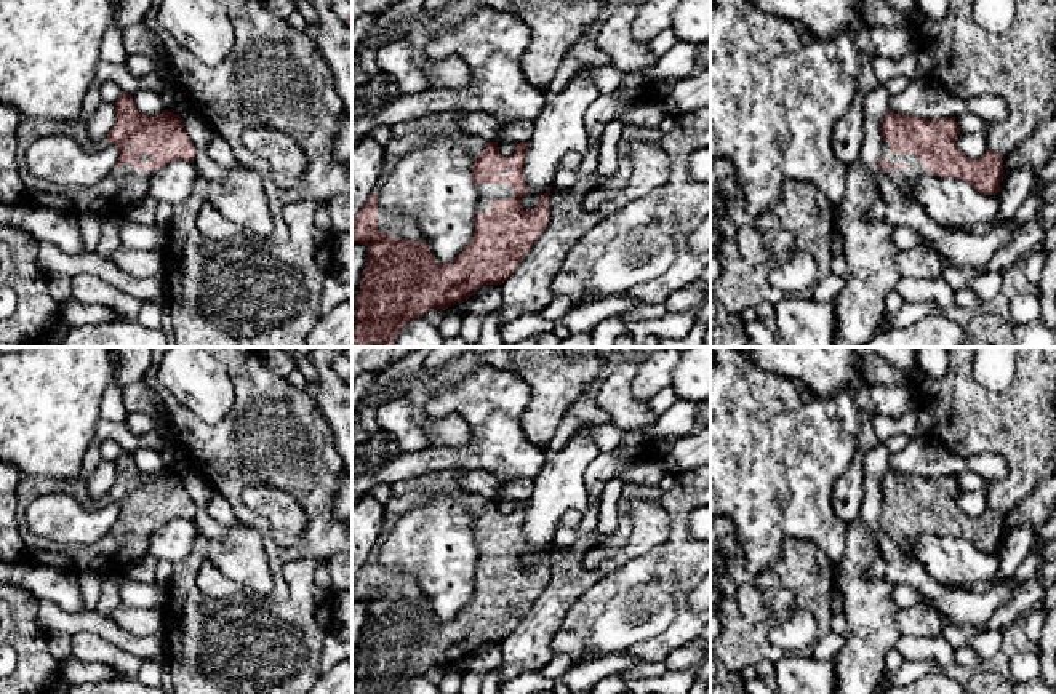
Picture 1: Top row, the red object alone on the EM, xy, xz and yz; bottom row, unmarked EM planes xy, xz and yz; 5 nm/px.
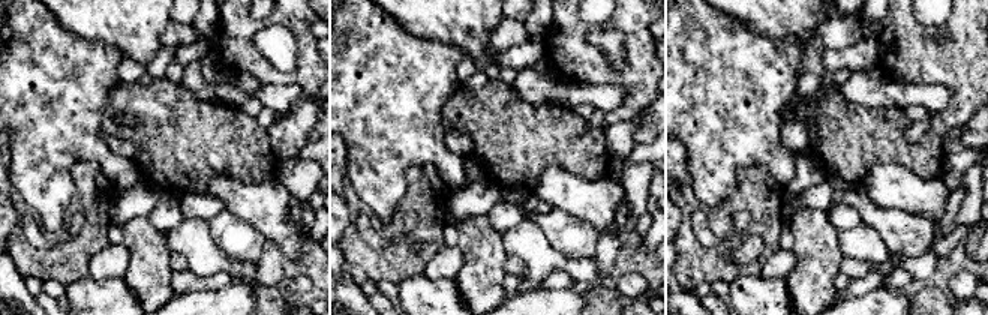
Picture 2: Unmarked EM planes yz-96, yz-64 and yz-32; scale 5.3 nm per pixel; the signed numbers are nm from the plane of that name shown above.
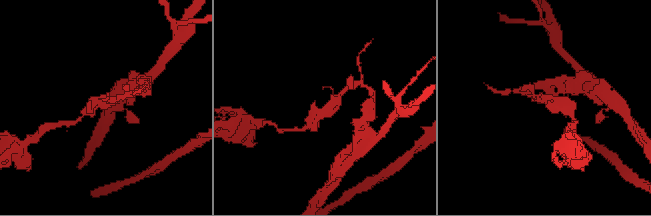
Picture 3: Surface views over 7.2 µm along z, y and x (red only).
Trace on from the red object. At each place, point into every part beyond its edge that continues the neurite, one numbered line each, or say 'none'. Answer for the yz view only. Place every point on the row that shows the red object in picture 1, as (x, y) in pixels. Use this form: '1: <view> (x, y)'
1: yz (904, 179)

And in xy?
1: xy (111, 197)

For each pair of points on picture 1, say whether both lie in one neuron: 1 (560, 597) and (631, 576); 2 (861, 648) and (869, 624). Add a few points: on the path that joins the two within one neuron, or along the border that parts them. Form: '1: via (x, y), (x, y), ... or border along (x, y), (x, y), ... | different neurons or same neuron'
1: border along (620, 568), (605, 573), (594, 582), (564, 618) | different neurons
2: via (861, 642), (869, 630) | same neuron

